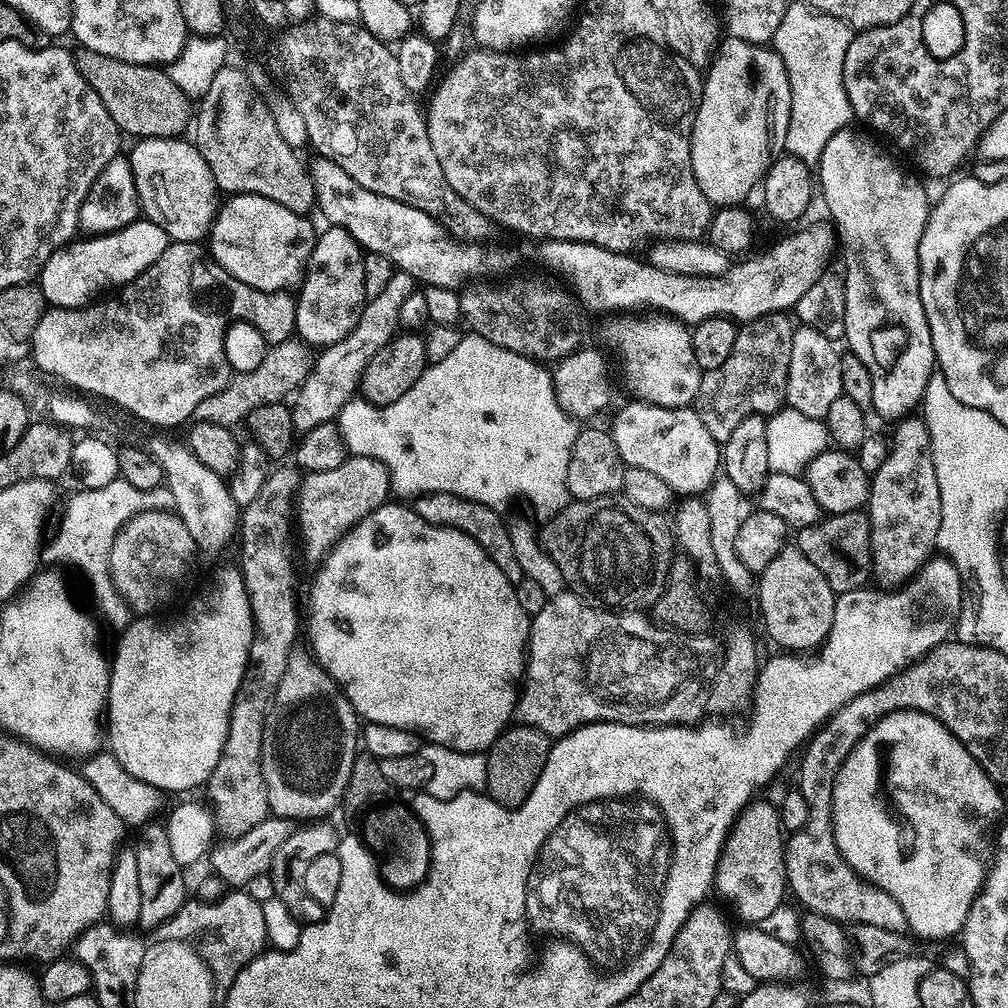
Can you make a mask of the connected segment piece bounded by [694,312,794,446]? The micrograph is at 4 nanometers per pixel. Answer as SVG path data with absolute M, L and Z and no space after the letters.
M783 312L749 320L737 331L730 358L726 358L718 370L710 370L701 375L694 407L700 415L702 426L706 426L710 438L714 438L717 444L724 445L742 418L767 417L785 407L793 331L793 317Z

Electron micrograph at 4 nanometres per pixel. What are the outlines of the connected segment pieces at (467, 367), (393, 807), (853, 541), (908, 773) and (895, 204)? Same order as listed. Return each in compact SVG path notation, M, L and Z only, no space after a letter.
M475 334L461 335L458 346L454 346L454 350L450 350L450 354L442 358L442 362L429 364L422 378L418 378L418 382L414 382L414 386L410 386L410 390L406 390L406 394L402 394L398 402L379 405L363 398L353 398L346 402L338 417L340 437L344 439L345 449L353 456L369 456L386 465L392 478L392 492L400 495L397 497L415 498L428 492L449 492L497 510L504 510L511 500L525 500L540 522L554 518L554 514L561 512L570 503L567 466L570 464L571 450L578 433L576 424L577 421L569 416L567 410L558 402L556 390L552 385L552 372L545 365L538 364L522 354L514 354L514 350L506 350Z
M385 802L363 817L362 839L376 860L376 869L389 888L398 892L413 891L428 877L432 865L432 843L420 817L404 804Z
M867 511L825 515L817 524L799 529L795 536L795 547L800 548L802 554L806 554L806 558L810 558L814 566L818 566L818 570L822 570L822 578L826 578L826 582L830 582L830 586L838 594L863 588L871 581L868 579L873 579L872 527Z
M892 712L883 716L844 759L832 791L832 833L842 858L864 880L886 890L902 906L908 927L917 937L944 940L955 932L963 933L966 914L984 886L994 833L1004 808L1000 792L972 755L932 716Z
M849 126L838 130L838 134L834 134L834 138L830 138L830 142L826 142L826 150L822 150L822 158L818 165L818 192L819 195L820 192L824 195L824 204L828 207L829 214L832 215L830 224L836 233L839 255L844 255L844 268L842 267L844 293L846 294L846 330L844 331L844 340L846 341L847 351L855 354L862 362L862 366L866 366L866 370L870 370L870 378L874 386L874 398L872 399L874 412L877 412L884 420L896 422L917 411L918 405L924 399L926 382L930 382L932 373L936 368L934 342L930 338L930 326L926 322L926 310L922 310L922 298L920 297L920 243L922 242L924 227L928 221L930 199L928 200L927 190L910 173L903 172L896 165L895 158L879 144L879 142L881 143L879 139L876 139L877 141L871 140L867 136L867 134L869 135L867 131L864 131L865 133L855 132L854 129L855 127Z

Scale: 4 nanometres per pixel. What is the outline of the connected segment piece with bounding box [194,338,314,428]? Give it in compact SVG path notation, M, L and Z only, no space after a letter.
M296 338L281 344L273 343L258 370L235 373L221 392L210 394L210 398L198 405L195 422L214 422L214 426L232 428L239 420L240 423L247 421L250 410L258 410L258 406L287 401L304 383L314 363L313 353L308 352L311 352L309 345Z

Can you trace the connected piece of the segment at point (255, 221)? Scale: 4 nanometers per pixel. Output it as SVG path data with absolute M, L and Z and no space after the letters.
M232 194L219 205L216 219L208 229L206 247L216 263L238 282L263 292L282 292L299 285L316 244L317 229L312 229L307 215L286 210L270 198L254 194Z

